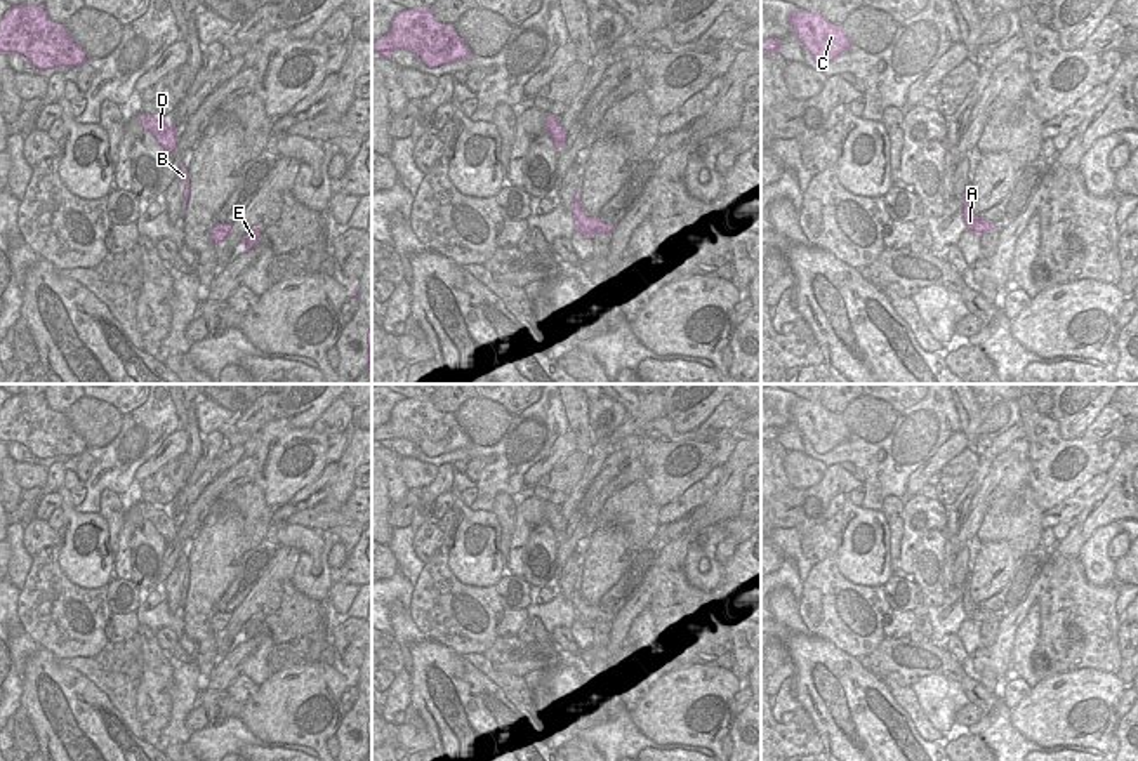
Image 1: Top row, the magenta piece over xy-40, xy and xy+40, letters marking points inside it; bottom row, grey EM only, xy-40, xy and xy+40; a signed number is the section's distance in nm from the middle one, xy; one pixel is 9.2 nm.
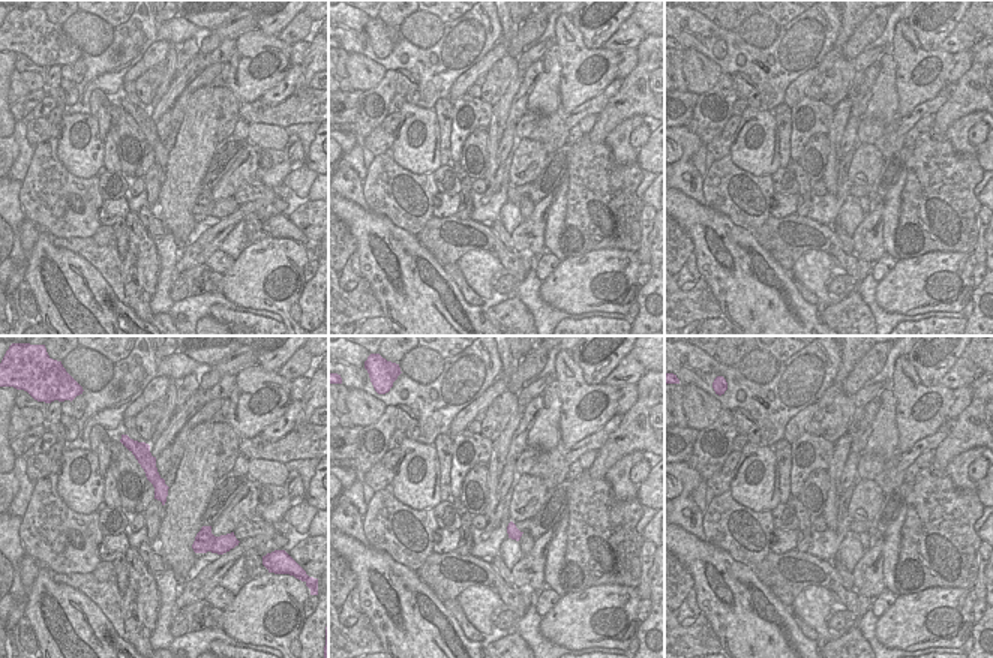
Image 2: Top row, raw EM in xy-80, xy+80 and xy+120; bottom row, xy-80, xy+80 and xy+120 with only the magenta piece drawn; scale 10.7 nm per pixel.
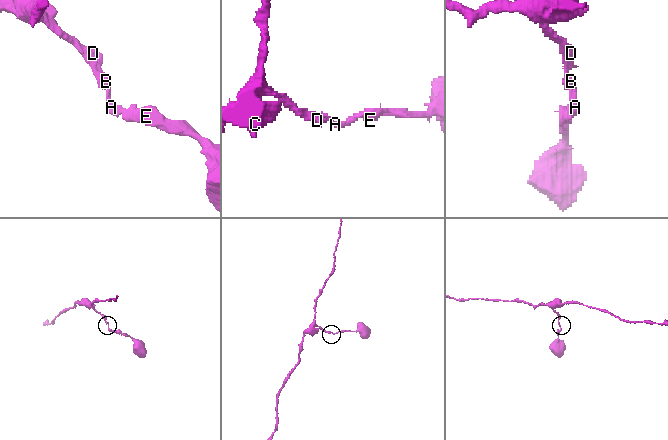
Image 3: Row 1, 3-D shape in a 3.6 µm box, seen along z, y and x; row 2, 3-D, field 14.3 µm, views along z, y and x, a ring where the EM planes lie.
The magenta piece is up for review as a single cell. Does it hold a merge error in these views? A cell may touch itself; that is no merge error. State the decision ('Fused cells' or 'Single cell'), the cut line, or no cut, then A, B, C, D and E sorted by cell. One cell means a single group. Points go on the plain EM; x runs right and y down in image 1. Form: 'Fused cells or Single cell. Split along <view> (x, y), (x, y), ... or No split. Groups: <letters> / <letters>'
Single cell. No split. Groups: A B C D E

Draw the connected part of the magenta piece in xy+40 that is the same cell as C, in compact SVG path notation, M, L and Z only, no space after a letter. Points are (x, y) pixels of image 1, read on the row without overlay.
M794 400L789 412L818 455L830 452L851 434L843 415L825 410L820 401Z

